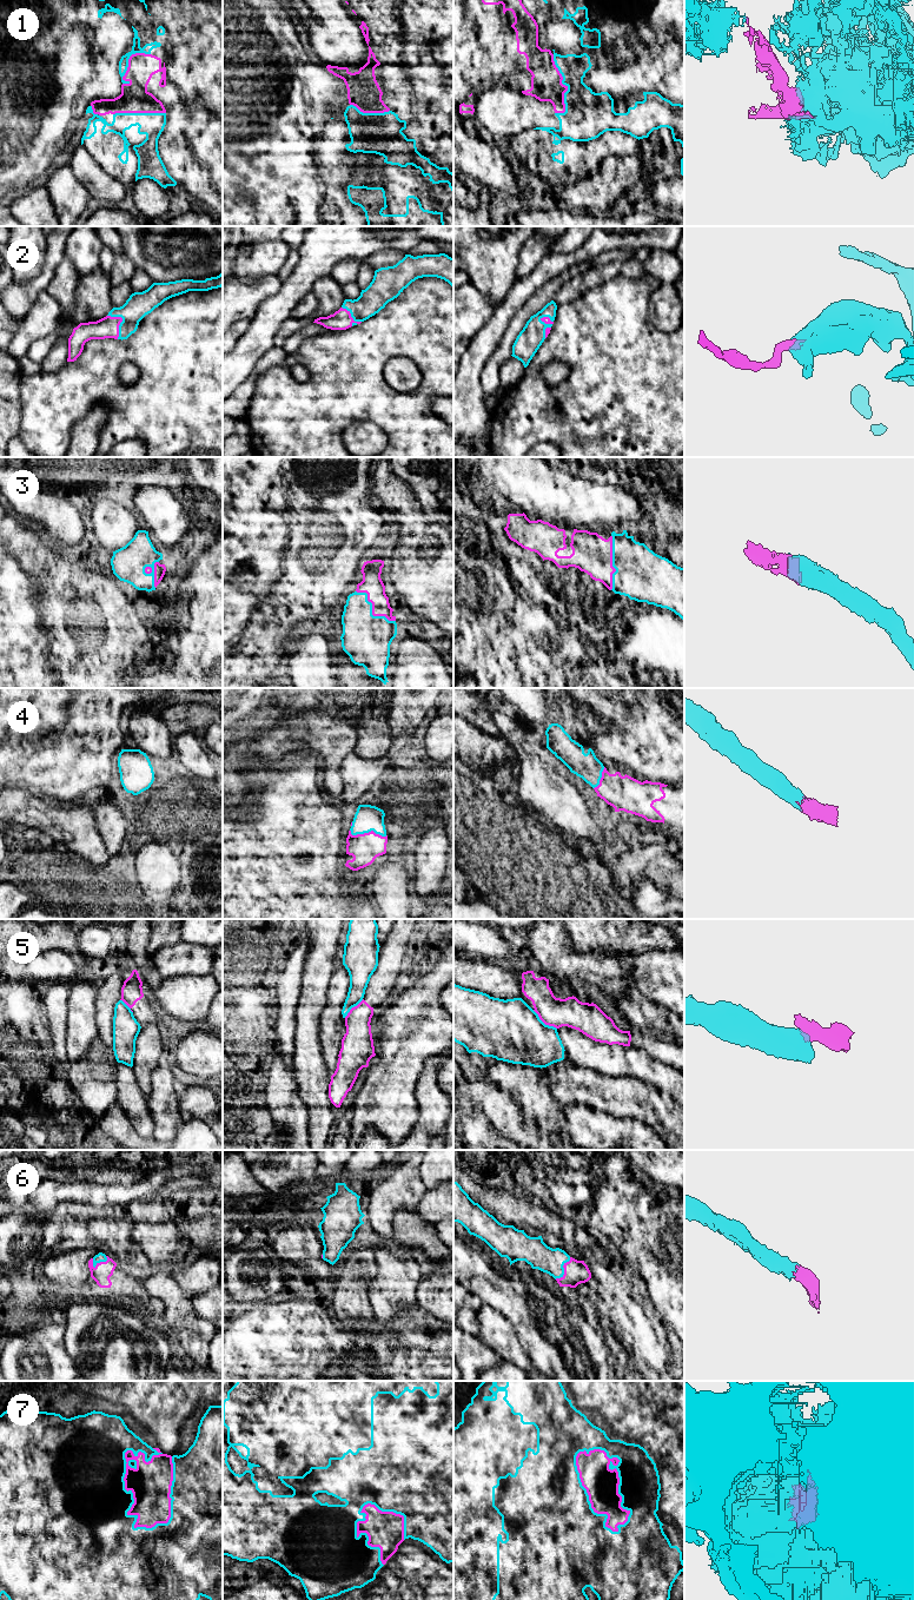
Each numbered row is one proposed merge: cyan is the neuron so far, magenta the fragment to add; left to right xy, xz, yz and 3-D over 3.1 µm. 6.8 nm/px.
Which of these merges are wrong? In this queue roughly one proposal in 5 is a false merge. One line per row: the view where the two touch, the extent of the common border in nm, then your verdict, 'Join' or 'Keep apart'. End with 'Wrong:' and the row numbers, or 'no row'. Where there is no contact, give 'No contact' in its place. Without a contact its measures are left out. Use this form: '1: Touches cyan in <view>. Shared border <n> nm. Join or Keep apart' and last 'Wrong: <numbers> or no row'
1: Touches cyan in yz. Shared border 420 nm. Keep apart
2: Touches cyan in xy. Shared border 180 nm. Join
3: Touches cyan in xz. Shared border 340 nm. Join
4: Touches cyan in xz. Shared border 260 nm. Join
5: Touches cyan in yz. Shared border 220 nm. Keep apart
6: Touches cyan in yz. Shared border 190 nm. Join
7: Touches cyan in xy. Shared border 550 nm. Join
Wrong: 1, 5

